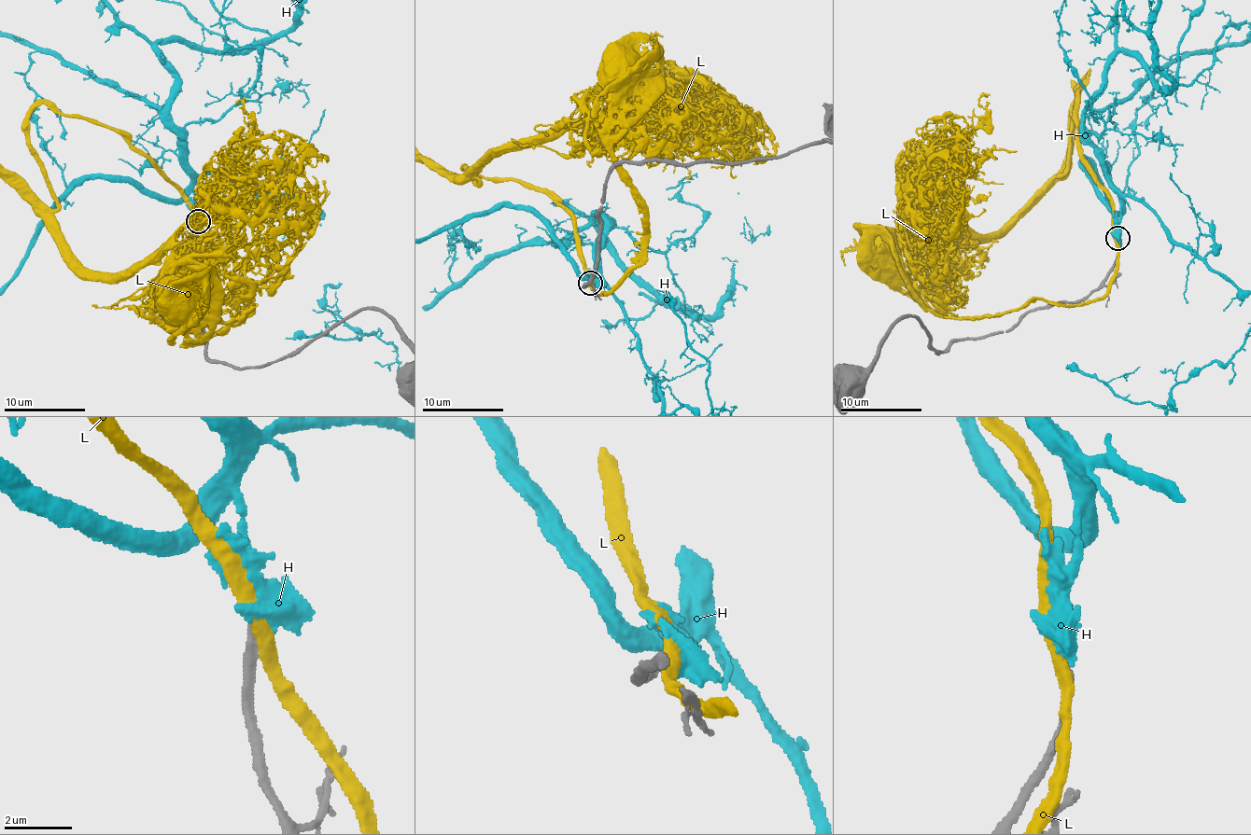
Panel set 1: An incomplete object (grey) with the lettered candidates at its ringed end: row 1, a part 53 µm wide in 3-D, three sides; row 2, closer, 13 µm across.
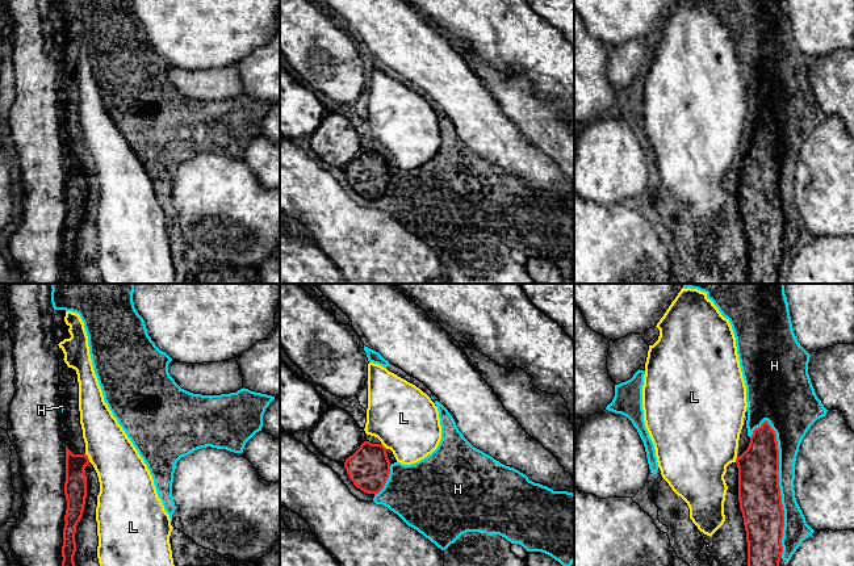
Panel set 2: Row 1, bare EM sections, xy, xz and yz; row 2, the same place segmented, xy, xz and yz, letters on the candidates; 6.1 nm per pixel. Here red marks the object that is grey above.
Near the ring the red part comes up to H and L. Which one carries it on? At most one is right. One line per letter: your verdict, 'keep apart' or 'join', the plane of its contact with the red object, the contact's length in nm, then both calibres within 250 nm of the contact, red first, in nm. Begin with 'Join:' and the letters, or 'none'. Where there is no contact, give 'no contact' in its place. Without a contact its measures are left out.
Join: H
H: join; meets red in yz; contact 850 nm long; 260 nm thick on the red side, 140 nm on the other
L: keep apart; meets red in xy; contact 70 nm long; 140 nm thick on the red side, 300 nm on the other

